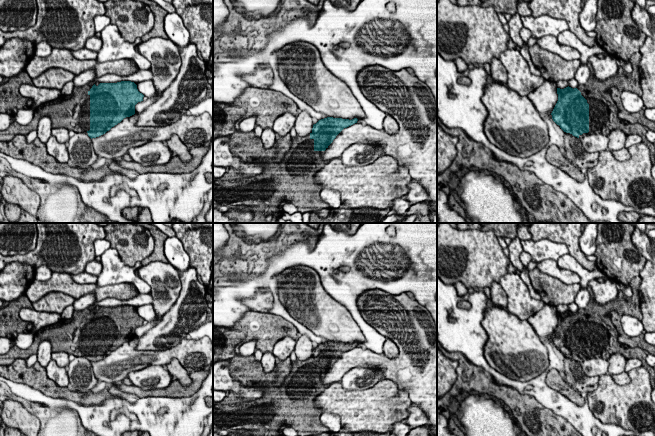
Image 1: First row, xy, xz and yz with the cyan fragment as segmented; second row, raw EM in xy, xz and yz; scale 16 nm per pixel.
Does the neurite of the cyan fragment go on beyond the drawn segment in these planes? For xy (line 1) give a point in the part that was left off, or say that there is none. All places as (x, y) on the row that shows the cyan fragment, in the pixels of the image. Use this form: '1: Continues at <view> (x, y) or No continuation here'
1: Continues at xy (72, 112)

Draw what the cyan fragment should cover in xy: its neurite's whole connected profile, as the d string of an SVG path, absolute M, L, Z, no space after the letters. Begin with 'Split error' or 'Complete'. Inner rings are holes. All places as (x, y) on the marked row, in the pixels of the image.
Split error. M131 81L117 83L100 83L98 86L85 85L75 87L71 95L61 95L58 99L44 103L34 109L33 119L27 125L13 122L7 129L0 131L0 141L11 141L16 135L28 135L37 130L38 122L43 116L52 120L52 128L66 128L75 133L85 133L91 139L99 137L120 123L124 118L135 114L135 105L143 101L144 95Z

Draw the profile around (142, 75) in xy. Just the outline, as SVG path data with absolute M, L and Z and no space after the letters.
M150 69L148 70L138 70L136 73L131 74L126 77L122 77L116 74L105 74L99 78L97 78L95 81L89 82L89 86L93 86L97 81L100 83L117 83L121 81L131 81L135 84L146 81L146 80L153 80L153 73Z

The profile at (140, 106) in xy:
M158 94L154 95L153 97L151 98L148 98L146 101L141 101L141 102L138 102L136 105L135 105L135 112L137 113L141 113L143 112L145 109L147 109L150 105L152 105L154 102L157 101L158 99Z

